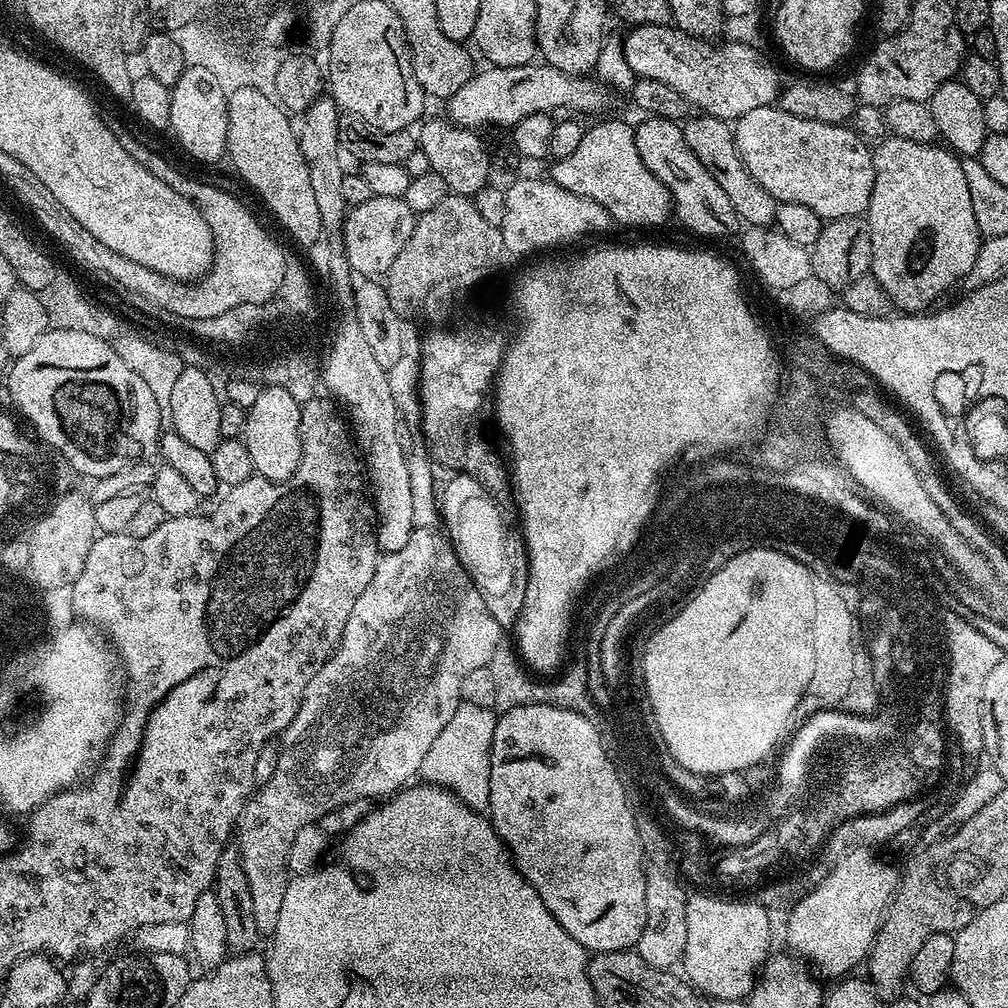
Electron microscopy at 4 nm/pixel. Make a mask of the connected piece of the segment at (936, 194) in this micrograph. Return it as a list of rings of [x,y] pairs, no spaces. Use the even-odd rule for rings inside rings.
[[[889,135],[887,139],[888,140],[882,141],[880,145],[875,145],[872,154],[872,161],[874,162],[874,190],[870,194],[870,202],[868,203],[868,210],[866,213],[866,223],[868,225],[868,233],[870,234],[870,242],[872,243],[872,267],[870,272],[871,275],[875,276],[876,281],[880,283],[882,290],[886,290],[888,301],[891,302],[893,309],[899,310],[904,314],[920,314],[925,310],[931,309],[933,305],[935,305],[932,303],[934,303],[935,300],[938,299],[939,296],[951,286],[951,284],[958,283],[963,275],[965,277],[971,271],[974,264],[974,258],[978,258],[978,250],[980,249],[982,243],[982,237],[980,231],[978,230],[978,222],[974,222],[974,205],[972,205],[970,202],[970,190],[966,186],[966,174],[962,174],[962,166],[960,165],[961,157],[957,155],[957,153],[949,150],[947,147],[939,146],[940,148],[936,148],[937,145],[935,143],[923,144],[922,142],[914,142],[913,140],[898,138],[897,136],[893,135]]]

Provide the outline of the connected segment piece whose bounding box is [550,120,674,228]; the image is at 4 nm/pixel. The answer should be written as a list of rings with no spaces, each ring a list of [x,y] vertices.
[[[624,120],[598,121],[593,128],[589,127],[585,131],[582,142],[578,145],[578,150],[574,150],[574,154],[555,161],[551,166],[553,167],[552,176],[550,176],[551,183],[562,186],[582,198],[590,198],[598,206],[602,206],[615,223],[617,220],[618,223],[625,224],[628,228],[648,228],[651,224],[666,223],[668,216],[670,220],[673,215],[673,193],[668,192],[666,186],[658,182],[654,174],[650,174],[650,170],[646,170],[646,162],[642,162],[638,154],[635,127],[631,123],[628,125]]]

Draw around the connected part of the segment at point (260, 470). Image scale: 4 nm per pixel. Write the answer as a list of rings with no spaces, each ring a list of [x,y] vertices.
[[[261,387],[258,398],[246,409],[246,418],[242,427],[242,439],[246,450],[250,454],[250,462],[255,475],[264,476],[267,480],[289,480],[296,472],[300,464],[300,453],[302,451],[302,433],[300,431],[300,406],[287,392],[286,389]]]

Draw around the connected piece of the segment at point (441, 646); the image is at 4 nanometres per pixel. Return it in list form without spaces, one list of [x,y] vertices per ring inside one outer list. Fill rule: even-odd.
[[[417,528],[402,550],[381,555],[377,559],[374,578],[370,578],[370,586],[366,586],[366,590],[358,594],[358,602],[354,602],[354,610],[350,610],[350,618],[346,621],[346,630],[342,634],[340,643],[336,645],[335,652],[314,674],[310,686],[306,686],[306,694],[298,706],[298,714],[294,714],[294,720],[282,734],[274,778],[270,778],[270,782],[259,785],[258,791],[245,804],[240,814],[238,843],[241,862],[245,868],[246,882],[249,883],[254,922],[260,934],[271,934],[278,926],[278,914],[282,911],[282,898],[286,894],[286,886],[290,879],[288,855],[290,854],[290,842],[294,842],[294,834],[298,834],[302,826],[317,823],[328,811],[341,807],[344,803],[354,802],[355,799],[366,799],[372,802],[375,801],[375,796],[388,798],[401,791],[413,779],[411,776],[415,777],[419,773],[422,758],[430,754],[430,746],[434,743],[434,738],[442,734],[442,726],[446,726],[446,722],[454,718],[454,710],[458,710],[462,702],[460,691],[466,674],[479,668],[487,668],[493,663],[492,655],[495,654],[496,647],[500,644],[502,629],[498,626],[498,622],[494,622],[494,614],[486,610],[486,602],[482,602],[481,592],[477,590],[476,583],[470,579],[466,569],[458,562],[451,544],[441,533],[439,536],[437,532],[431,528]]]

